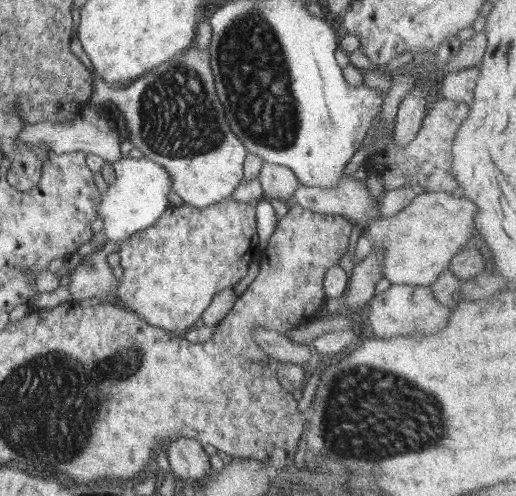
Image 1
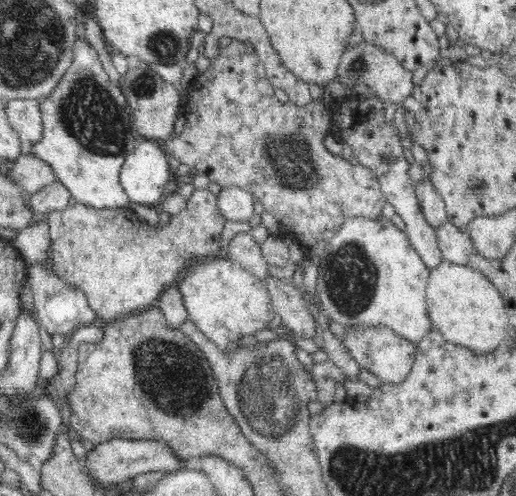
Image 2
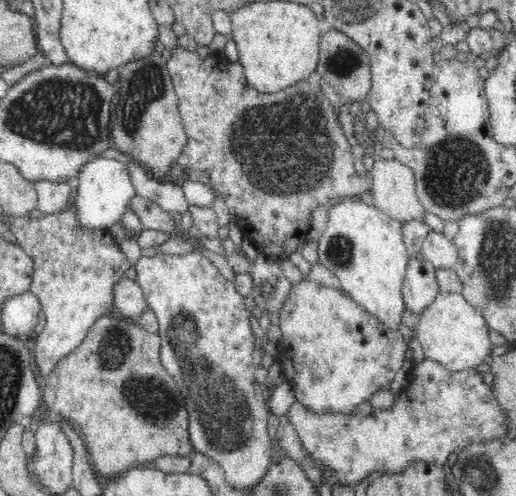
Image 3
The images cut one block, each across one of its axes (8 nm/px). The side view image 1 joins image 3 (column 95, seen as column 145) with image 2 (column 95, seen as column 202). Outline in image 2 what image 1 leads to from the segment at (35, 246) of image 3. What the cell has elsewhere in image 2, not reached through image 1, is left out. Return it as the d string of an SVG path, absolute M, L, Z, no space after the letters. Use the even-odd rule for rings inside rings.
M207 188L195 189L182 212L170 216L168 224L160 223L155 227L140 219L130 207L97 209L70 198L66 208L45 215L51 236L49 256L53 272L66 283L81 288L88 304L96 311L96 318L104 322L154 306L158 296L168 286L176 286L179 277L195 261L224 253L220 250L220 232L228 220L218 209L216 196Z

